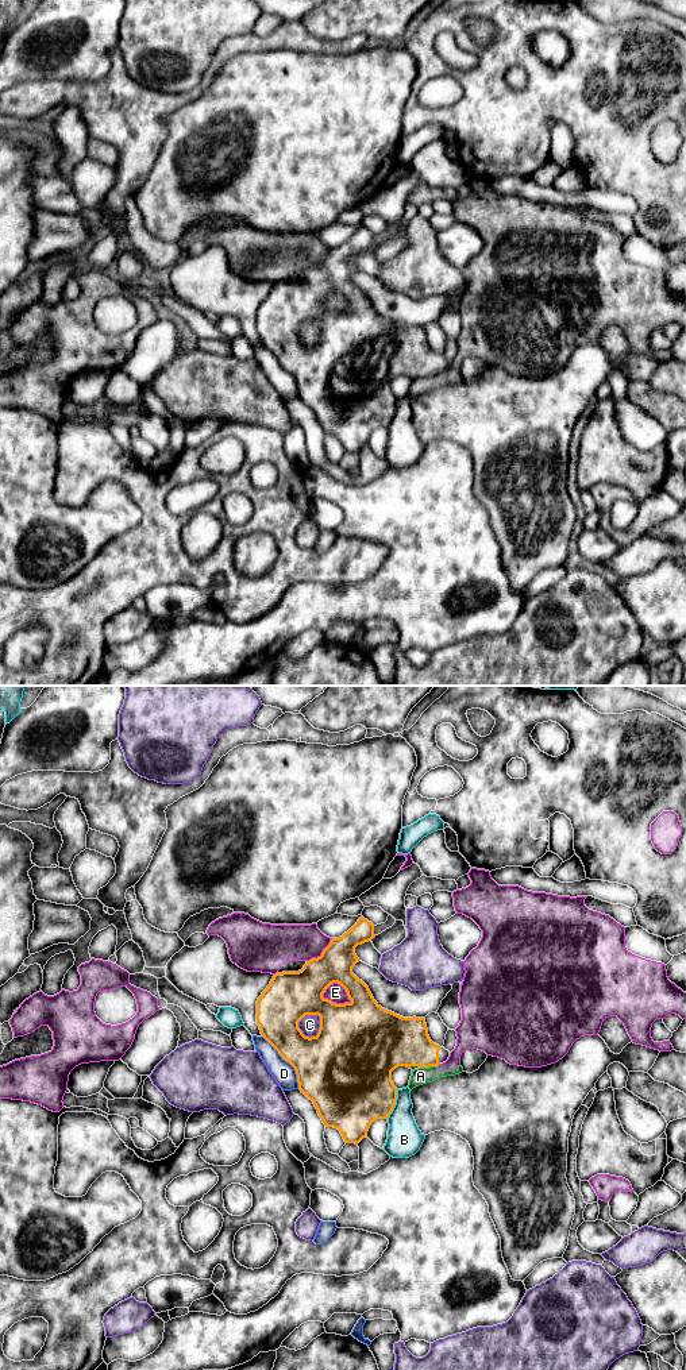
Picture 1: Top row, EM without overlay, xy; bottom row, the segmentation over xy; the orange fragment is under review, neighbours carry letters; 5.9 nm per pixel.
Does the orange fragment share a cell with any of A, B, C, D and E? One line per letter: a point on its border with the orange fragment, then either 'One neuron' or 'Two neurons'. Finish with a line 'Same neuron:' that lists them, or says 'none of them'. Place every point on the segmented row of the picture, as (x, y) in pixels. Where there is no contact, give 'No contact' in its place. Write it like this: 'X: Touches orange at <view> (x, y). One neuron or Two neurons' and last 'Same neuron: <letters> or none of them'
A: Touches orange at xy (427, 1066). Two neurons
B: Touches orange at xy (394, 1104). Two neurons
C: Touches orange at xy (319, 1030). Two neurons
D: Touches orange at xy (288, 1061). Two neurons
E: Touches orange at xy (335, 1003). Two neurons
Same neuron: none of them

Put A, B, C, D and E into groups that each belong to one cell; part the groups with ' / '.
A E / B / C / D

